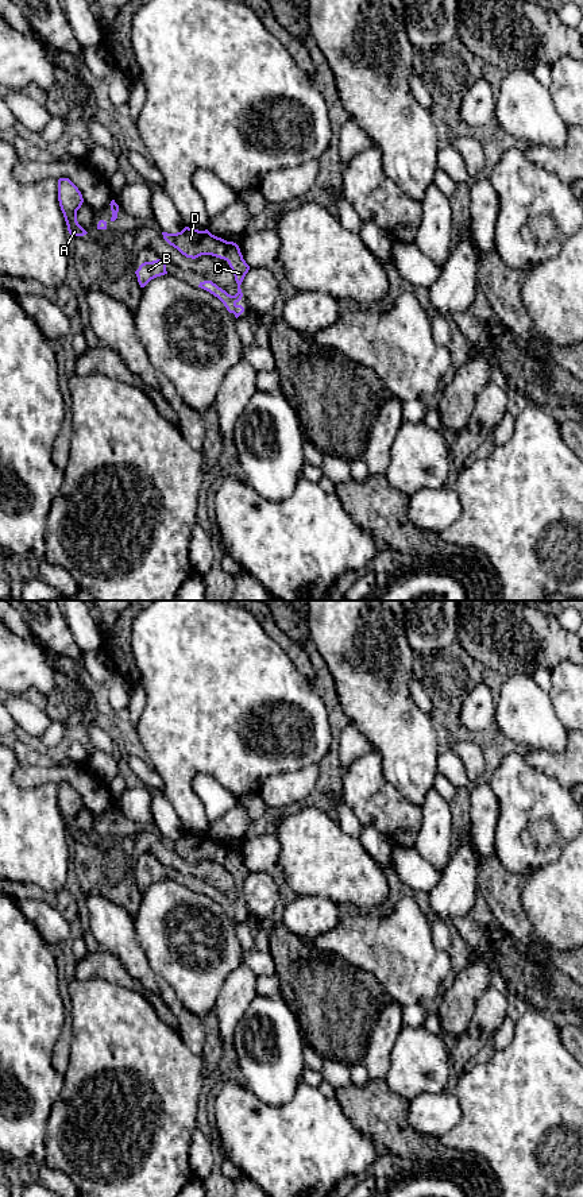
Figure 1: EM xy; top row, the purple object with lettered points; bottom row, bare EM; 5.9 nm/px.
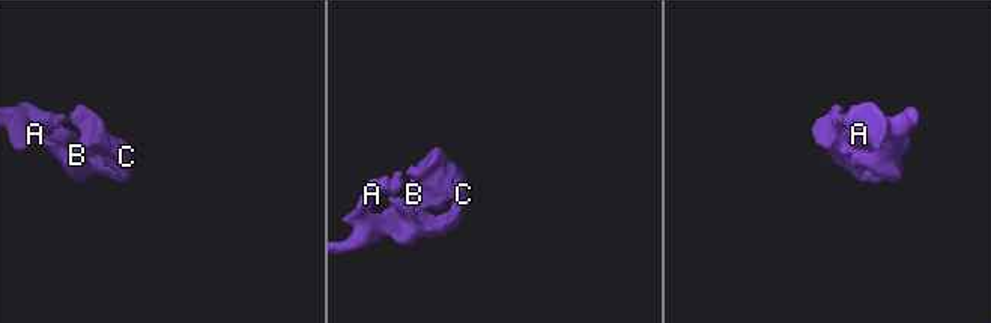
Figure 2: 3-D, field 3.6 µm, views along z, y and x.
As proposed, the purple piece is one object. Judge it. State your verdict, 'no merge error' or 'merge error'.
no merge error

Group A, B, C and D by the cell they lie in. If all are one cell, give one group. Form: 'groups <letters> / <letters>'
groups A B C D

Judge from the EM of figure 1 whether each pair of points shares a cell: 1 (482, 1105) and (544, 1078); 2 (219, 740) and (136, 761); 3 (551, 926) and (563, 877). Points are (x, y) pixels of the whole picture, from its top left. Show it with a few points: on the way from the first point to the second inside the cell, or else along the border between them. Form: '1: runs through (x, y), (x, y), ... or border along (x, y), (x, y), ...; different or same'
1: runs through (497, 1105), (517, 1105), (529, 1093); same
2: border along (146, 757), (159, 783); different
3: runs through (562, 914), (563, 889); same

